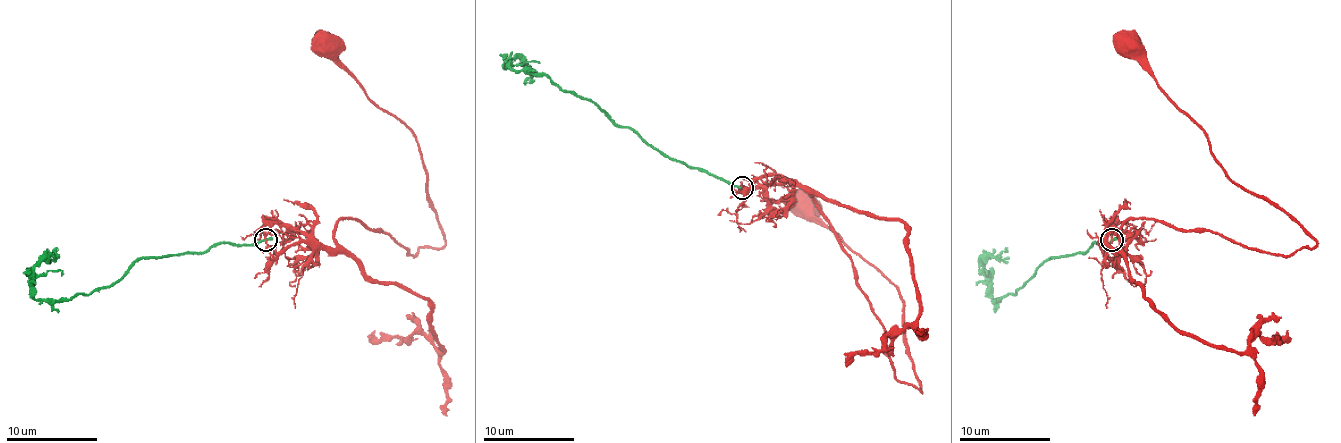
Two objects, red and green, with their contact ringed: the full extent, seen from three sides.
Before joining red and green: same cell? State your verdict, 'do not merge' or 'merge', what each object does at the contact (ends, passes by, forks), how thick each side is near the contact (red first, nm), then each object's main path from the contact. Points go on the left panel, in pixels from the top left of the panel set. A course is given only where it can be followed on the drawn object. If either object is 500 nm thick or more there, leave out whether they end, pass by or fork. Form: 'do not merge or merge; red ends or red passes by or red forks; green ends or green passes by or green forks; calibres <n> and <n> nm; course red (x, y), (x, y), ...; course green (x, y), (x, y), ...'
do not merge; red ends; green ends; calibres 240 and 280 nm; course red (265, 240), (281, 224), (333, 249), (340, 220), (358, 220), (412, 256), (444, 245), (417, 138), (315, 36); course green (265, 240), (142, 256), (120, 279), (88, 295), (36, 299), (33, 267), (54, 256), (49, 256)

